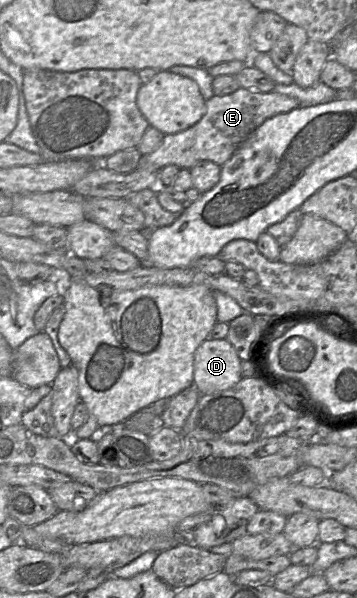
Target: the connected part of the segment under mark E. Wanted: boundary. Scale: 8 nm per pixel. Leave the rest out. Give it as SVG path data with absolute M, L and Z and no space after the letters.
M239 88L229 95L214 95L206 101L206 113L199 122L182 132L165 135L161 145L152 153L144 155L136 169L159 172L168 165L190 169L205 160L222 166L243 141L267 119L299 106L300 103L295 98L276 92L262 93Z

